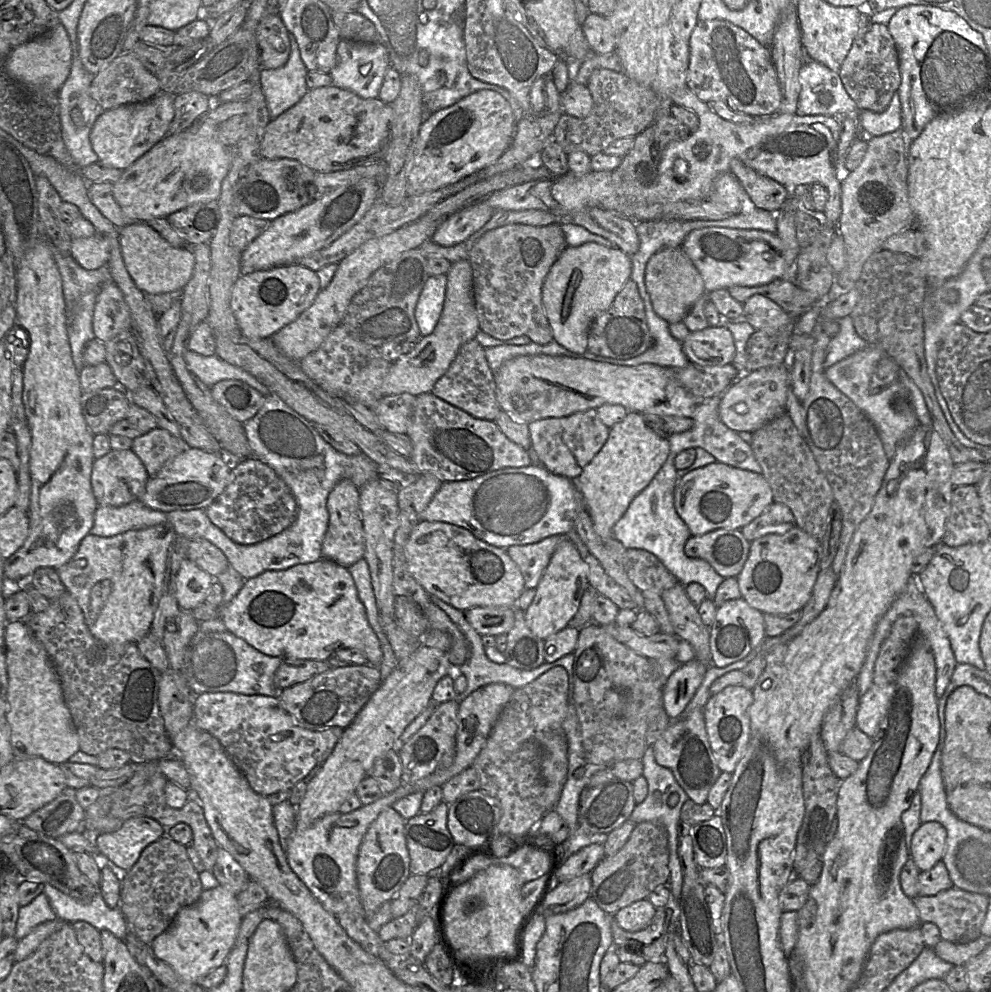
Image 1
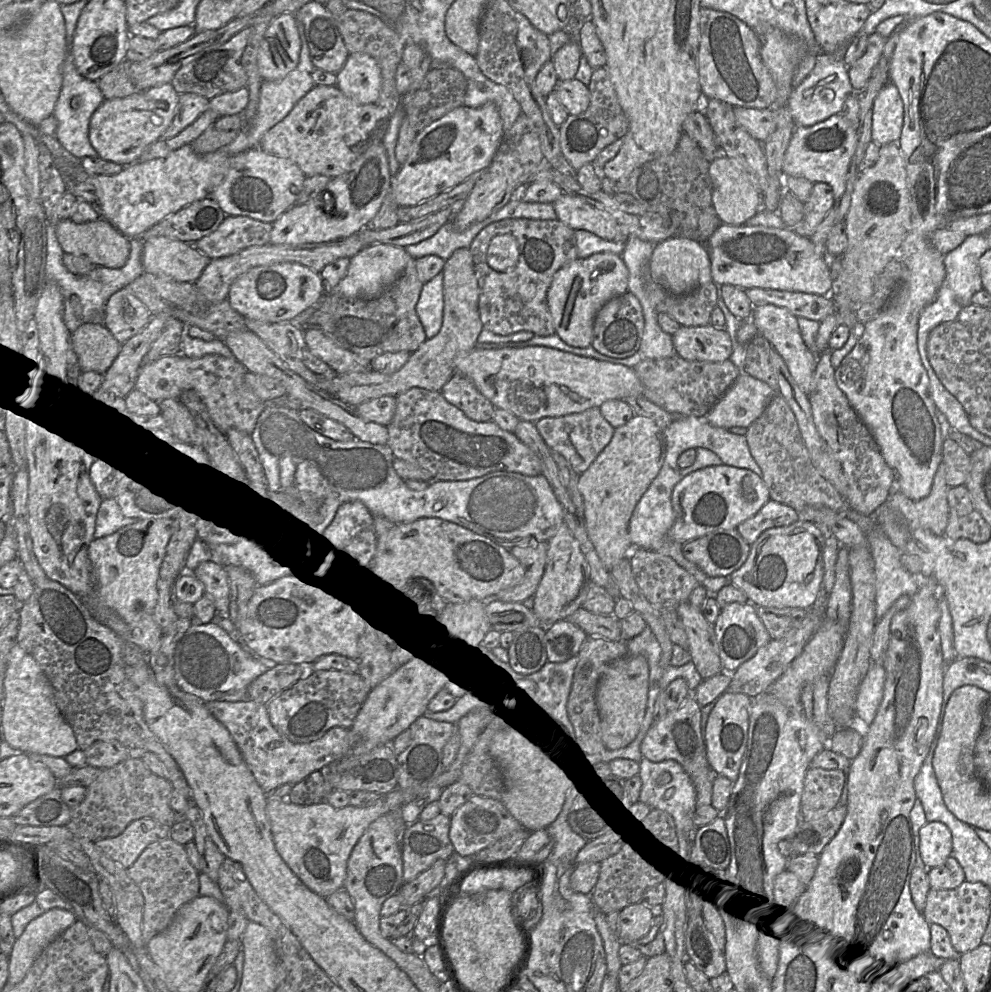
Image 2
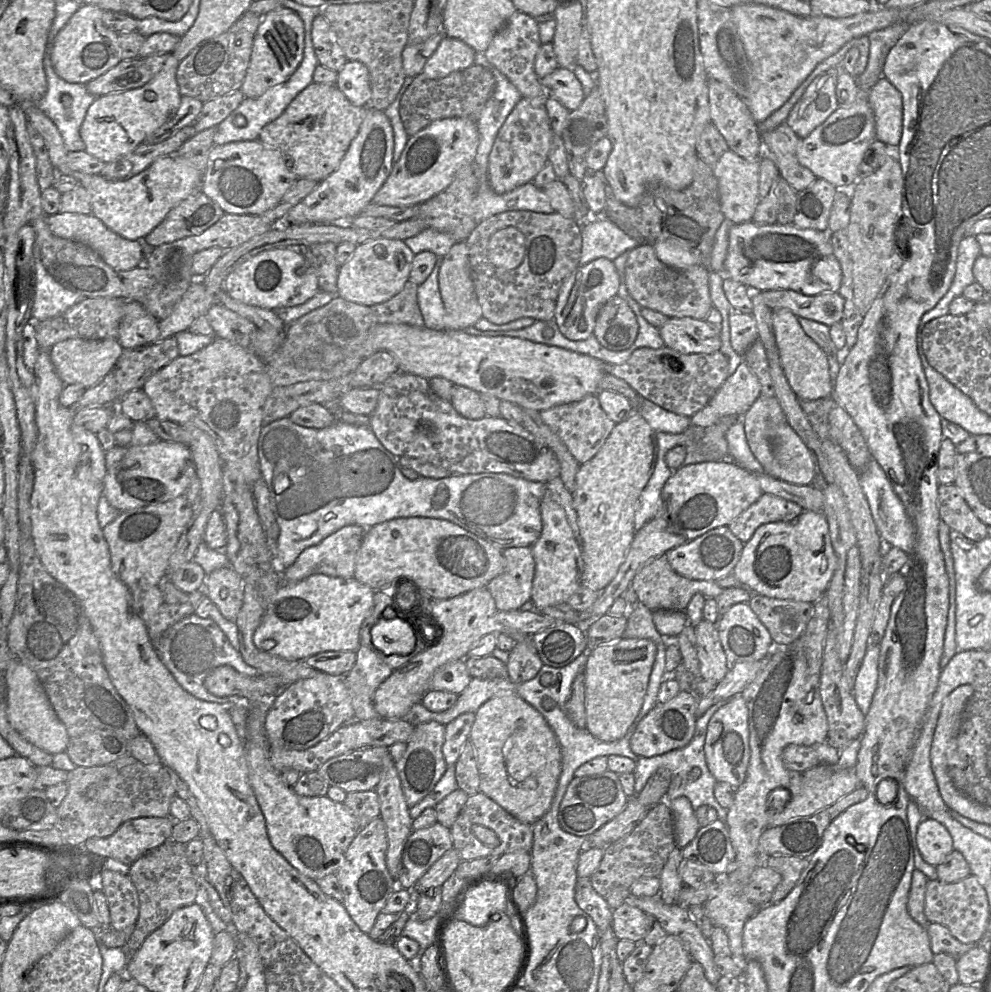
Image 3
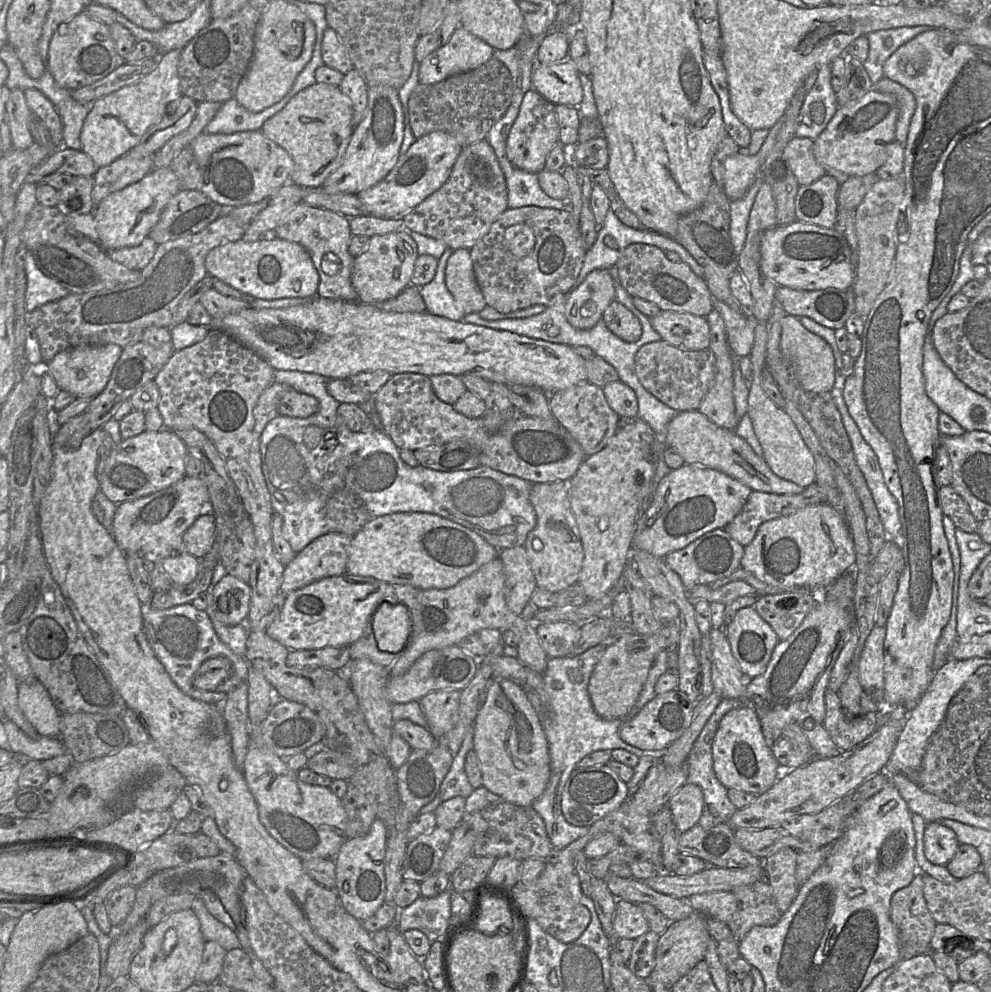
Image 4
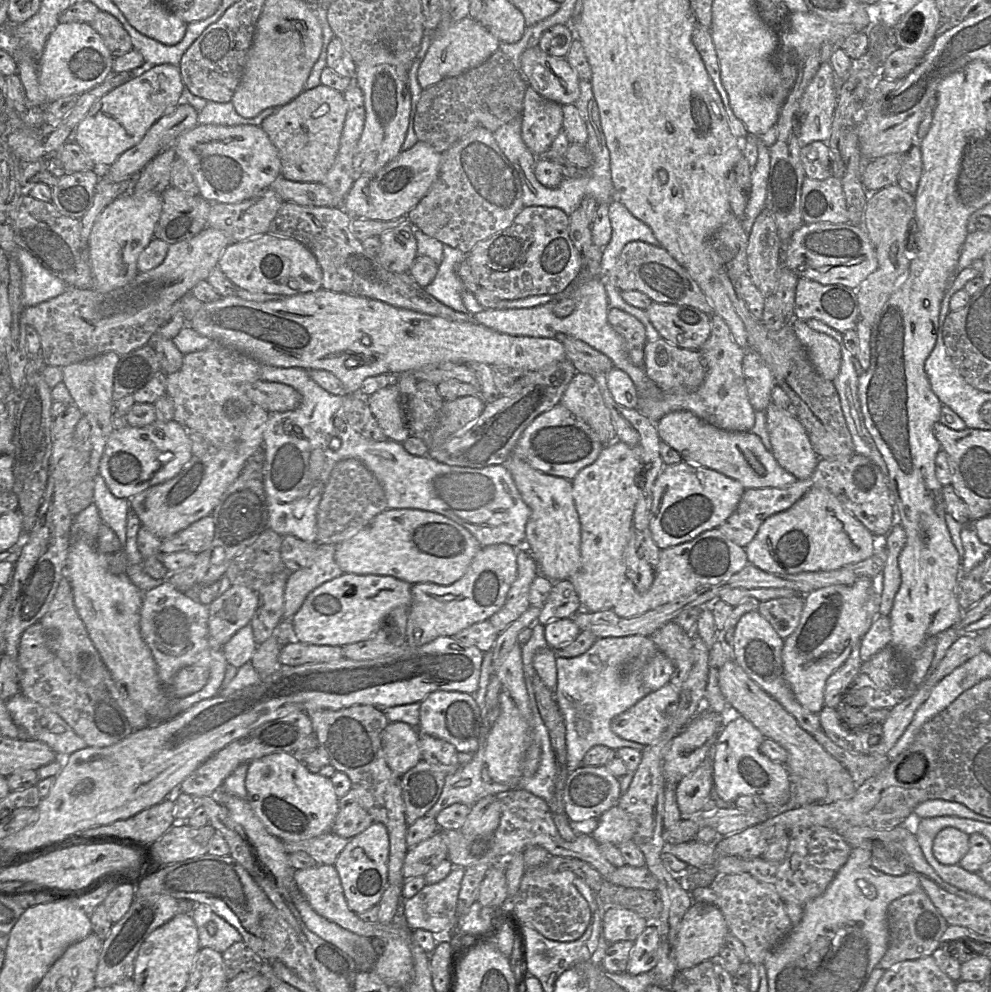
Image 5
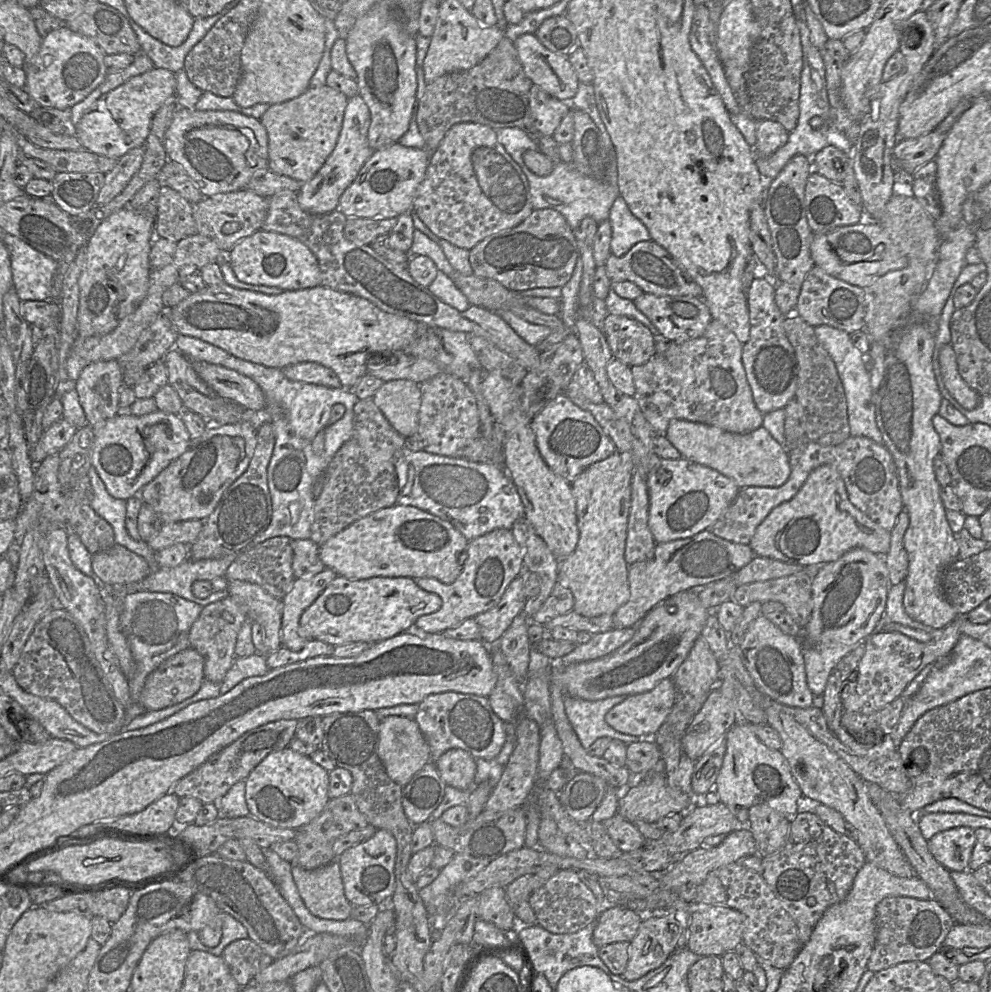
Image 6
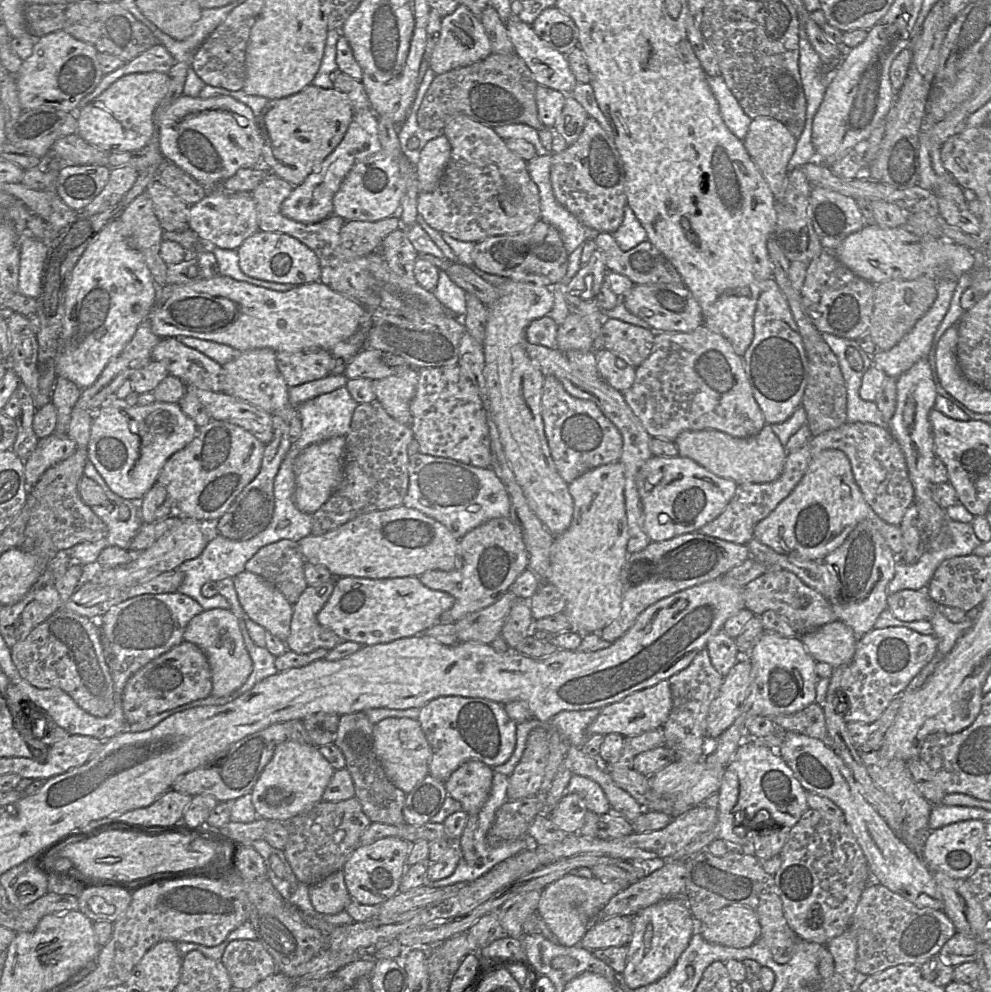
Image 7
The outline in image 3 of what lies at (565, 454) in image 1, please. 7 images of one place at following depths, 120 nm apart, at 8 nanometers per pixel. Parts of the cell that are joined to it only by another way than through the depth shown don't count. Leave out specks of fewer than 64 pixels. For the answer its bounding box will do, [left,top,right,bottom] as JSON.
[539,393,616,465]

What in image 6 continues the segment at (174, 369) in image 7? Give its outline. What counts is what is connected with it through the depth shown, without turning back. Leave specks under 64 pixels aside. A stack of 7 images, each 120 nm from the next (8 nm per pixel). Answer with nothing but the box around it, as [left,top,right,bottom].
[191,360,266,413]

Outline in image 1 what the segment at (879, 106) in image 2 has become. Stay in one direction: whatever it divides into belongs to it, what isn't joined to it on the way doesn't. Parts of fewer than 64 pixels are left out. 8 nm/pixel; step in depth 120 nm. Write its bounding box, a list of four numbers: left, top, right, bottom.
[859,92,901,137]

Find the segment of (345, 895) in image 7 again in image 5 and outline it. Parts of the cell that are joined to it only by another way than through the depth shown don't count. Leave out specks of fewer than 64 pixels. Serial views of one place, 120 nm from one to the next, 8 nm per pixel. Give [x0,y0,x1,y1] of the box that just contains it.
[294,864,406,938]

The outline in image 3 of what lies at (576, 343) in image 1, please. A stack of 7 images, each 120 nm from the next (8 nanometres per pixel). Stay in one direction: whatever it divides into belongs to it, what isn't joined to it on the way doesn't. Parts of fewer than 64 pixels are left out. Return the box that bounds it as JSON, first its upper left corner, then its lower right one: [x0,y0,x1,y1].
[553,258,620,341]

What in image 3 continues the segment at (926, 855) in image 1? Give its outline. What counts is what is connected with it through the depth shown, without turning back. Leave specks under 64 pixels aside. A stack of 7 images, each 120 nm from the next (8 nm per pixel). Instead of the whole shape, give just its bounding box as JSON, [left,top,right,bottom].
[916,818,953,867]

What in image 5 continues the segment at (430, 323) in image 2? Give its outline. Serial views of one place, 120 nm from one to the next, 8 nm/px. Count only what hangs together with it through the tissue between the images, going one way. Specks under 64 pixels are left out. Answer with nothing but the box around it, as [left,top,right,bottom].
[424,244,467,313]

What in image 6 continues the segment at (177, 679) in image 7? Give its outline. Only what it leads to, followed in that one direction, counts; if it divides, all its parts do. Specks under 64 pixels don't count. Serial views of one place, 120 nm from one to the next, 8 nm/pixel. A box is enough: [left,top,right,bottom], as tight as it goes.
[140,647,204,711]

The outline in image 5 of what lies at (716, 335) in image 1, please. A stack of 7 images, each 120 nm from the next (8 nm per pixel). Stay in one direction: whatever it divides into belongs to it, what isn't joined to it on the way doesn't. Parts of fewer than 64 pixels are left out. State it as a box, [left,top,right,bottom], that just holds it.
[645,301,711,350]

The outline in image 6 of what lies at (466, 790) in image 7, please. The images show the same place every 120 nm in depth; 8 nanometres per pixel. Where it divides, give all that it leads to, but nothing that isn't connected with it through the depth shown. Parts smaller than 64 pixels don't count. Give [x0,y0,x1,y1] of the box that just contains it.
[434,750,476,790]

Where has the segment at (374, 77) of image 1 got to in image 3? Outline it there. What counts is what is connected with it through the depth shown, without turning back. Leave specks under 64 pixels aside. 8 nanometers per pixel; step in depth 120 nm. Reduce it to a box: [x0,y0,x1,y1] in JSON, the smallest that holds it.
[336,60,372,107]

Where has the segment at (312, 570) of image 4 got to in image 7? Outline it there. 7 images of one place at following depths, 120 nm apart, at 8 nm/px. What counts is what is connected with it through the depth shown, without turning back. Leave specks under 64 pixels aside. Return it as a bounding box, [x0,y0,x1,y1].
[285,578,344,654]

